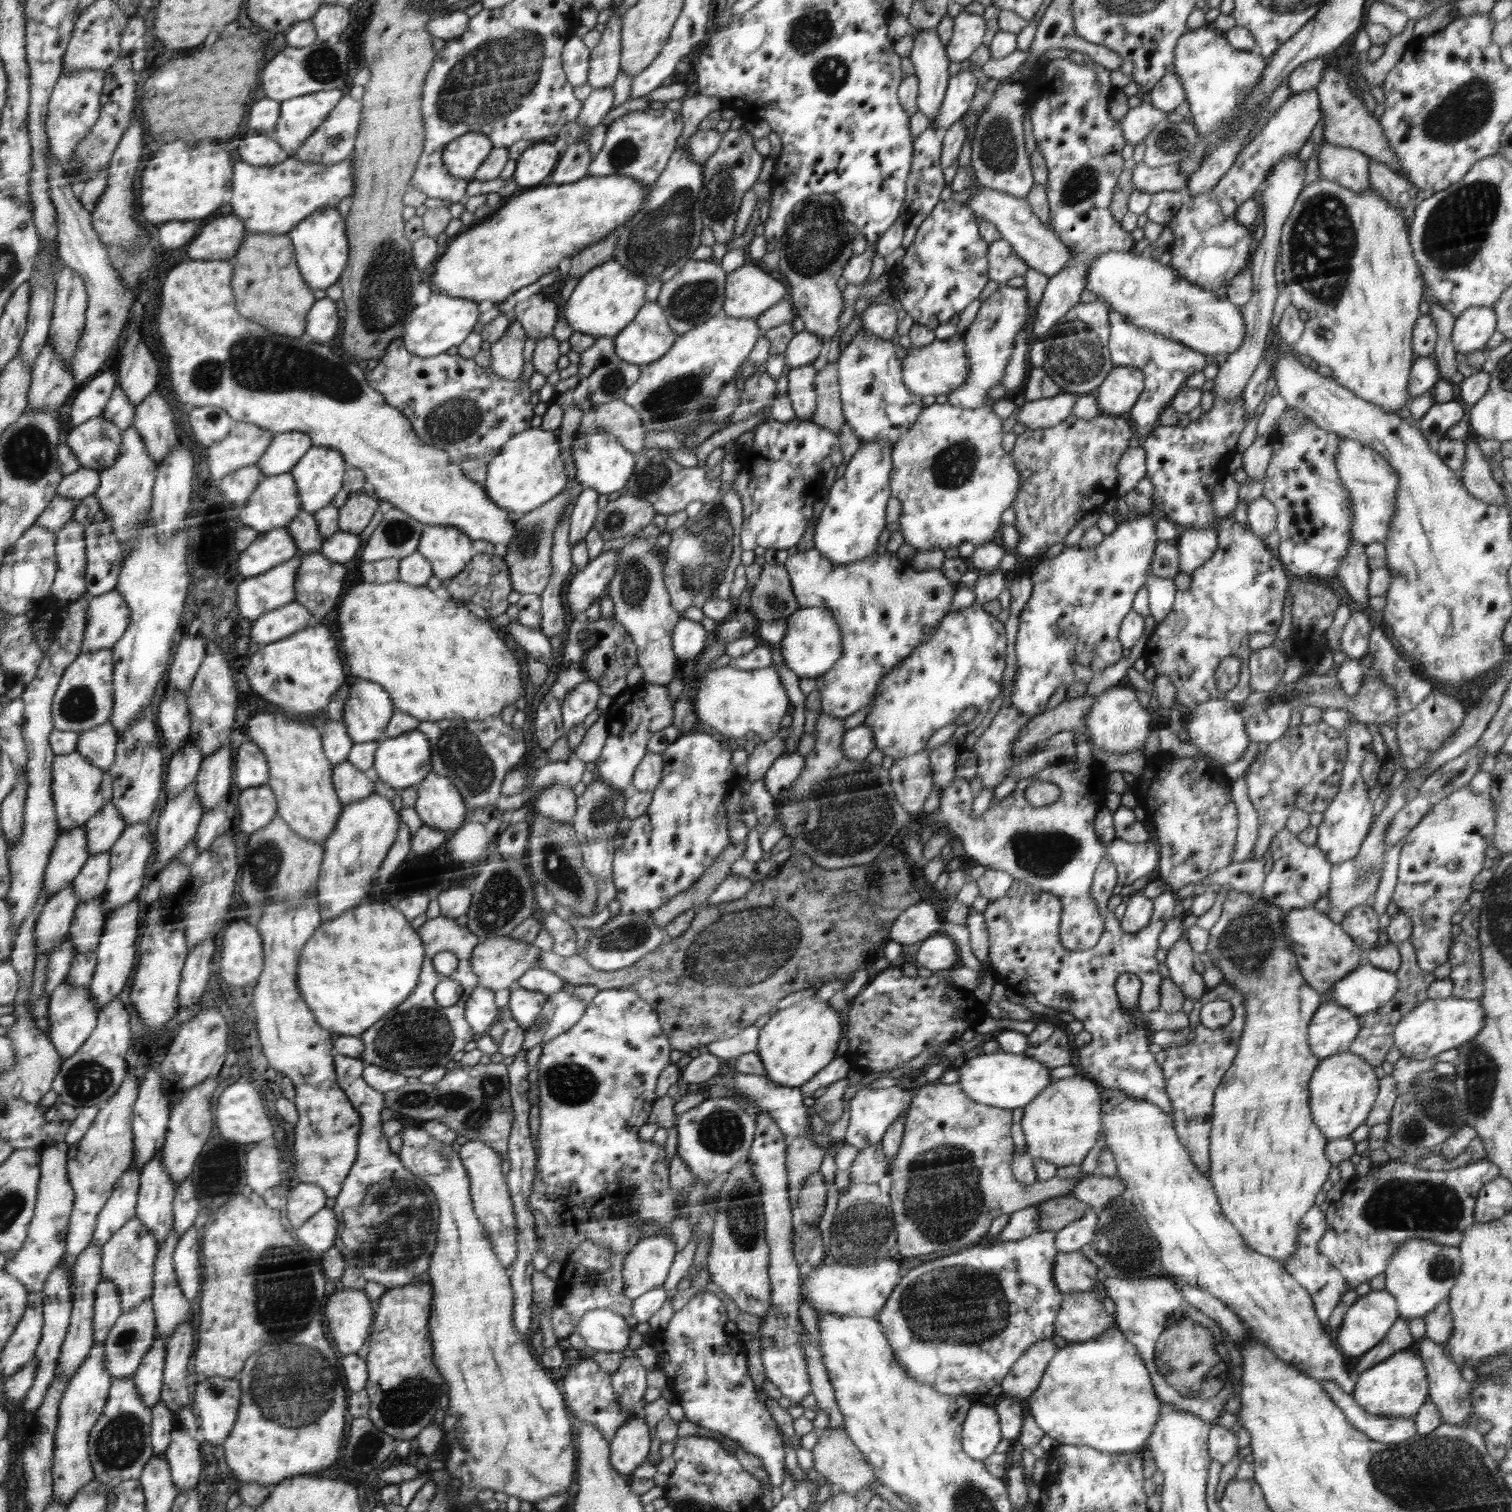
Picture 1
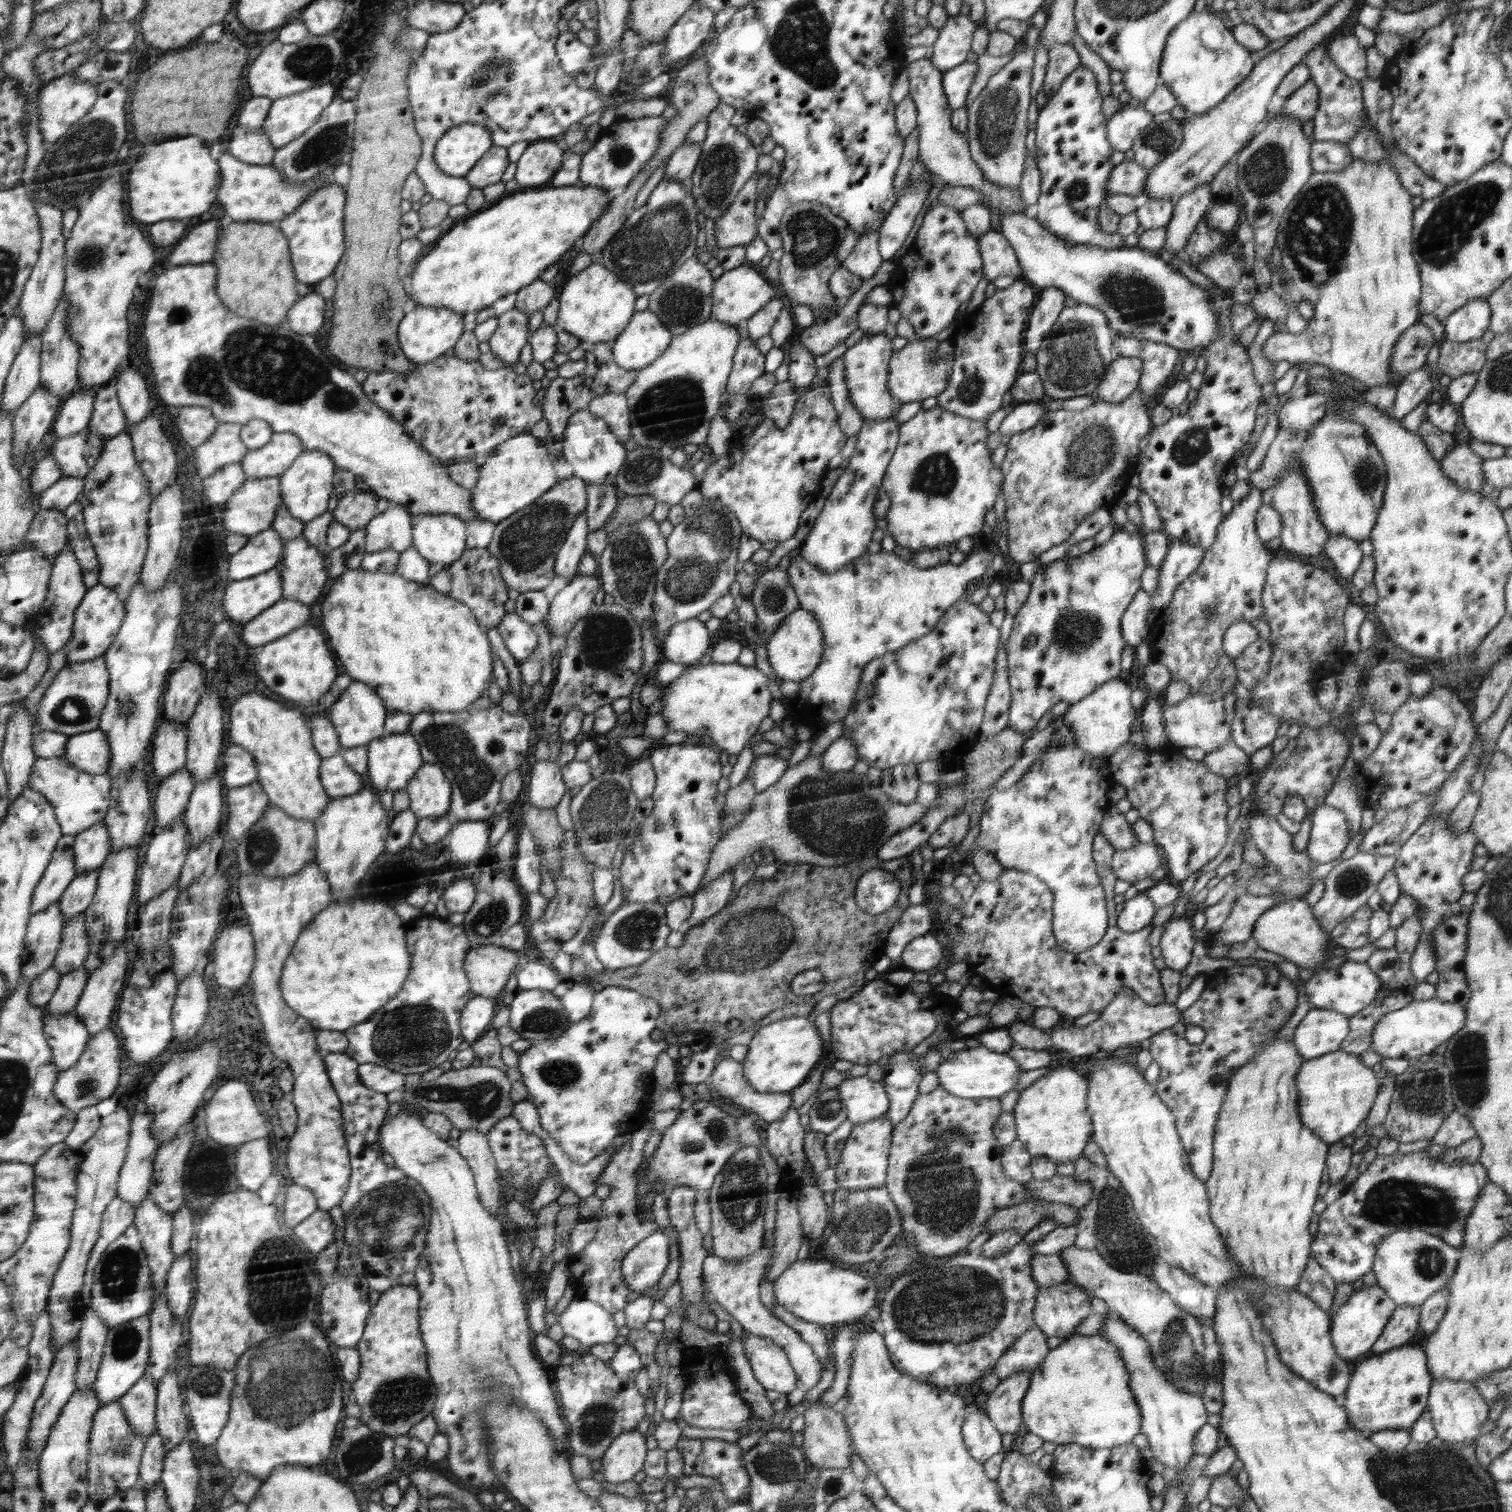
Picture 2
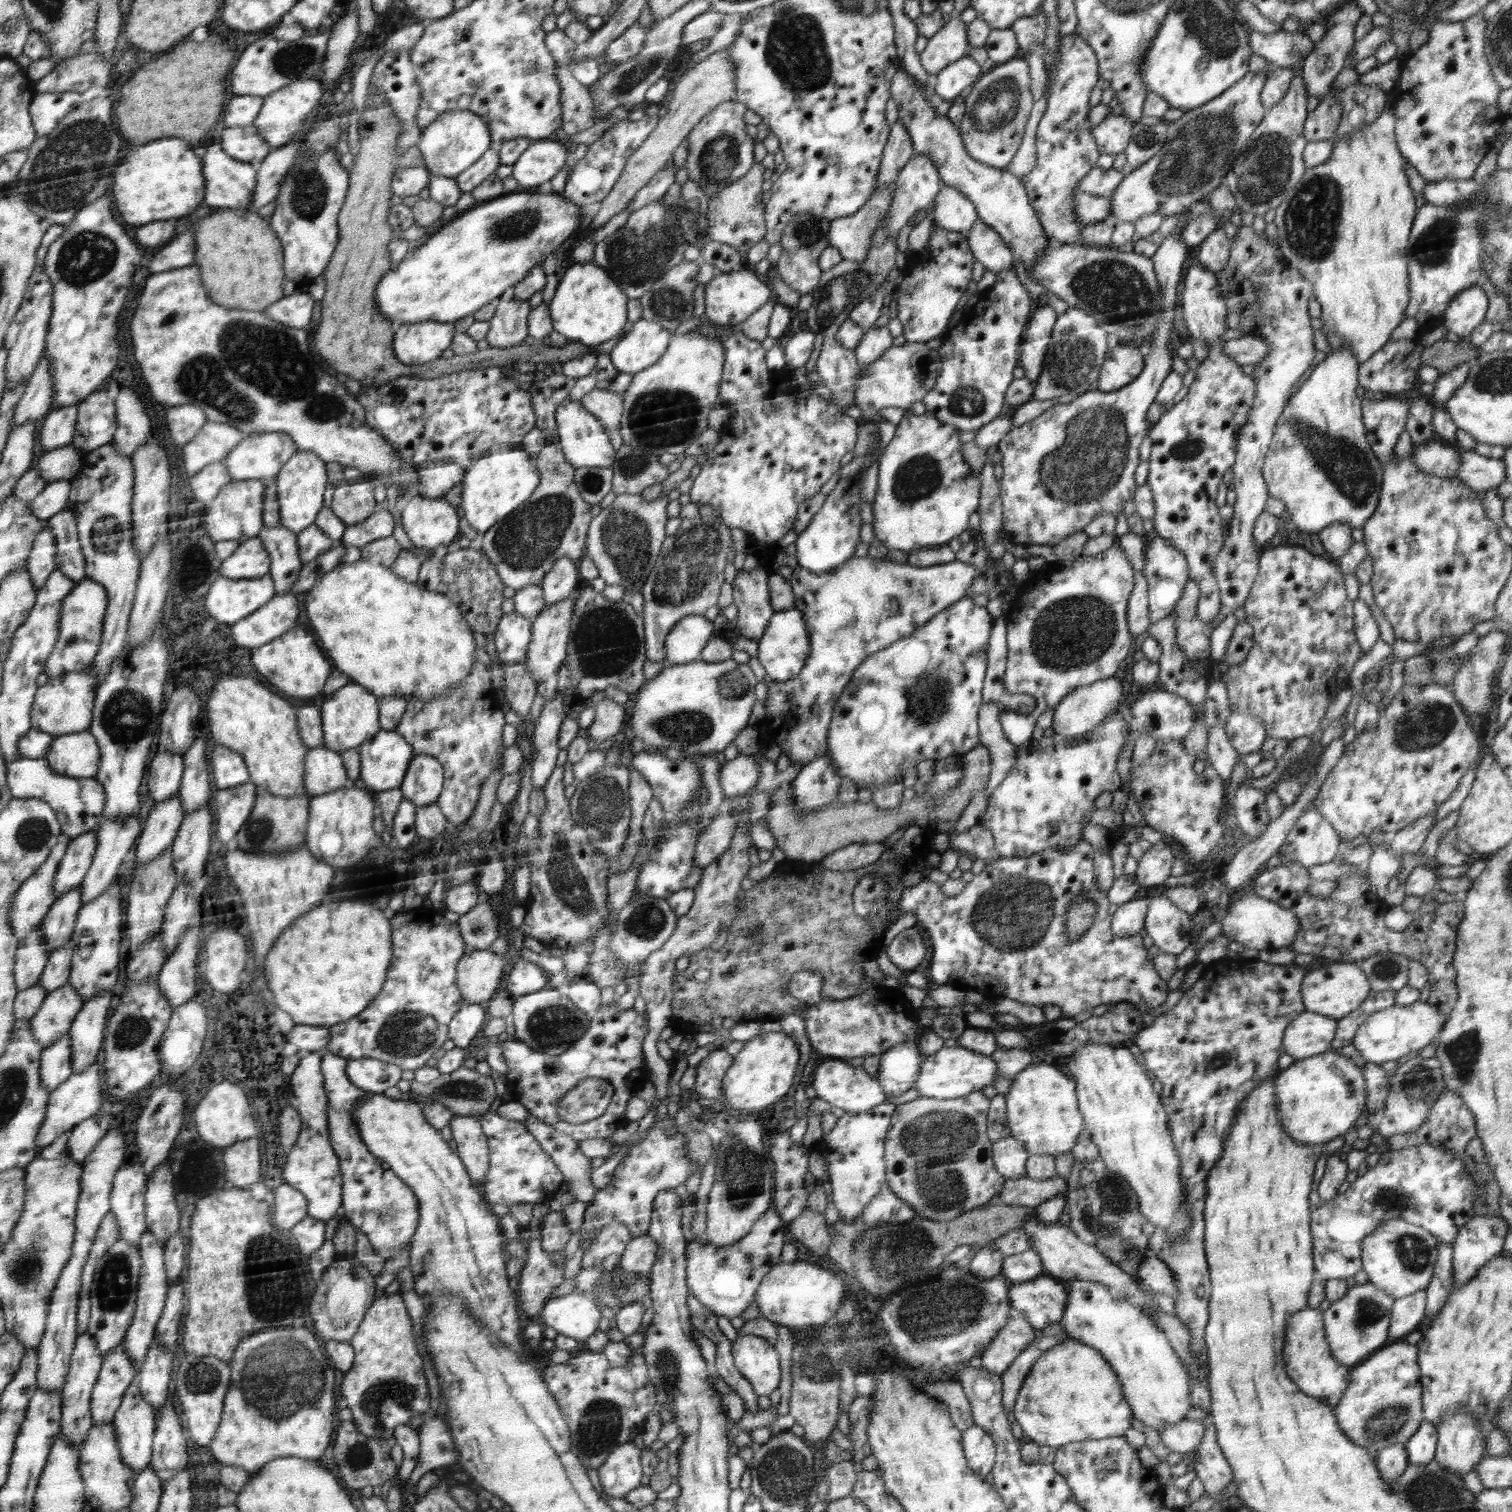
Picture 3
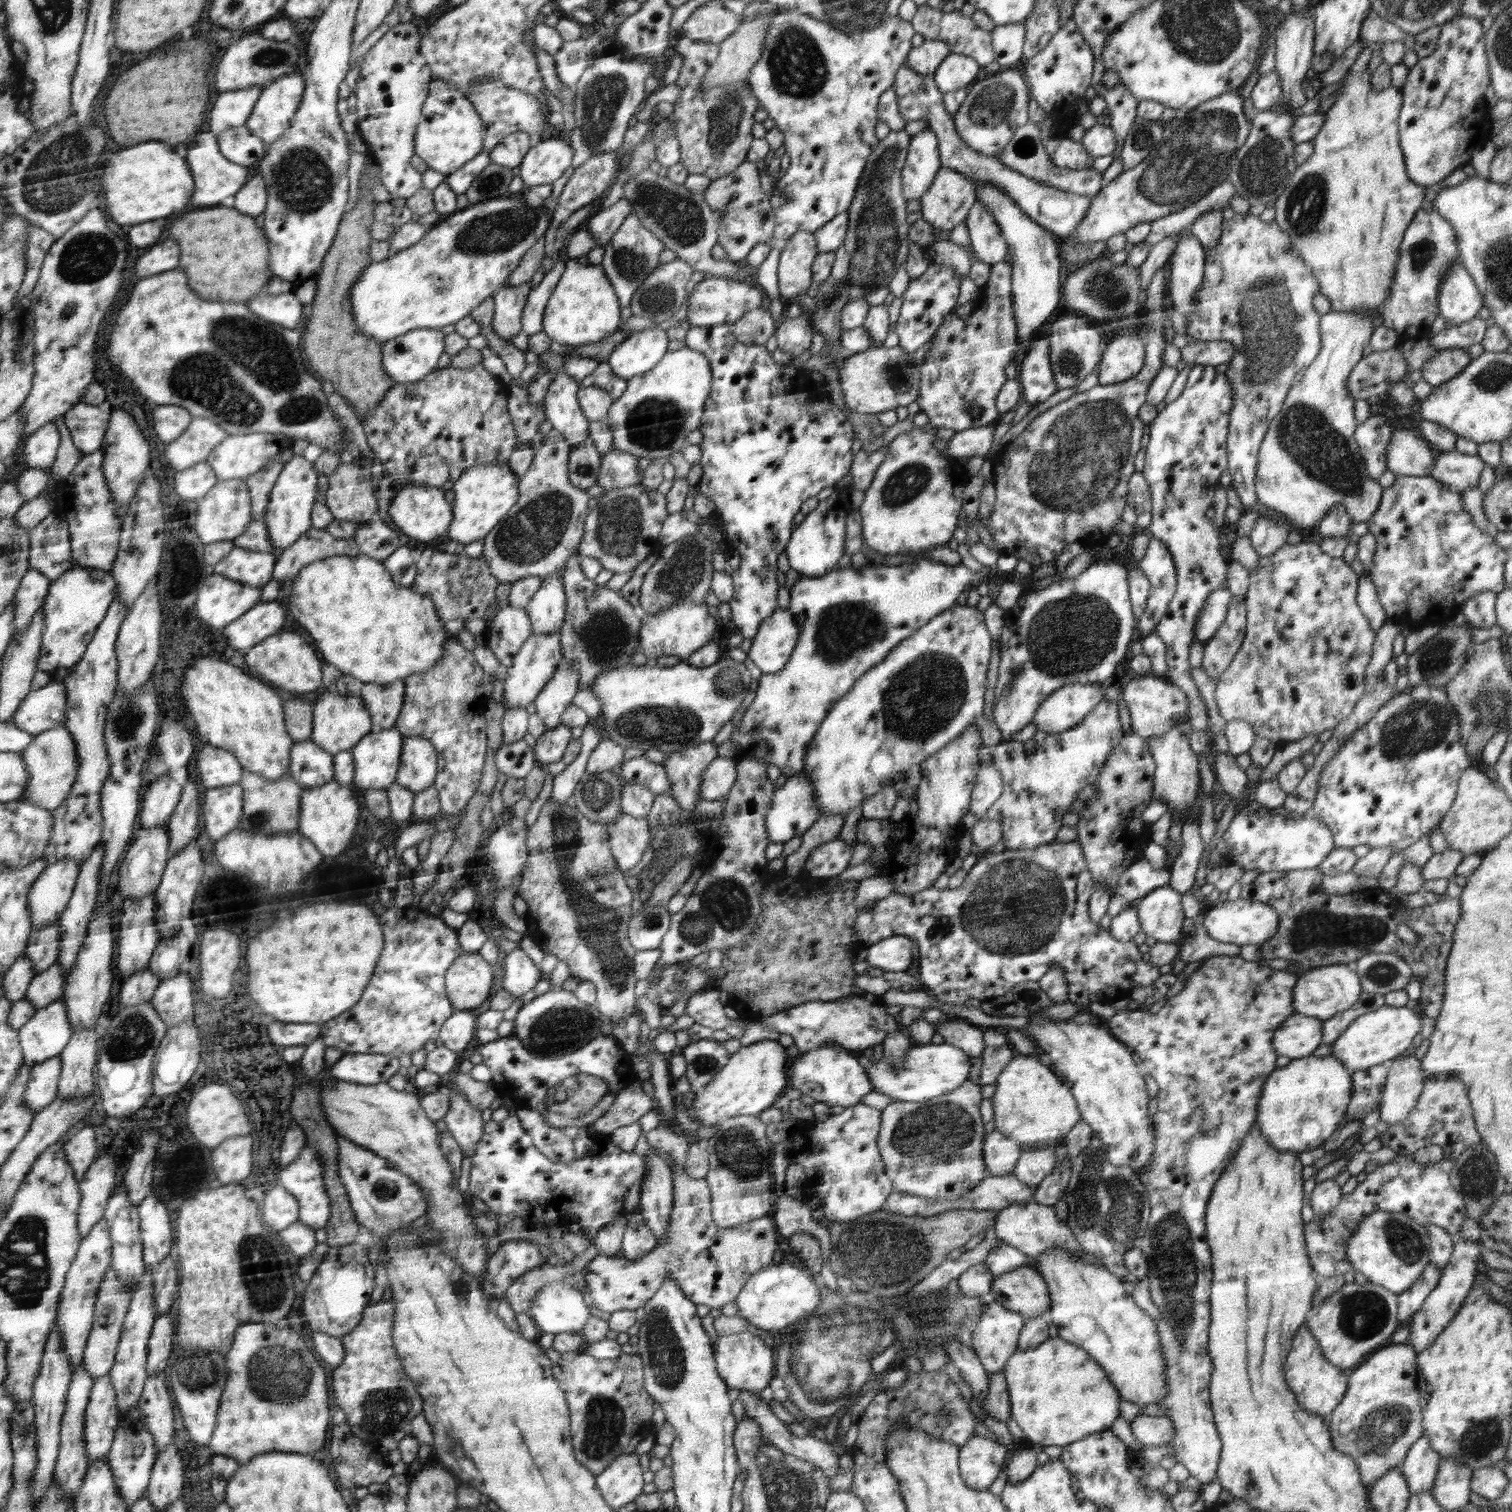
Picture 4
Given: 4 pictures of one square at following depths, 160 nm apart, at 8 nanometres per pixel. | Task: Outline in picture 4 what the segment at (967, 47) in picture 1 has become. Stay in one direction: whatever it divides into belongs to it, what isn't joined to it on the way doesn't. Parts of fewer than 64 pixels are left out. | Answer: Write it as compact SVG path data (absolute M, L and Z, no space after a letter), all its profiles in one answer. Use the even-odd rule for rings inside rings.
M925 40L920 46L912 47L903 64L916 74L929 77L950 53L950 47L943 40Z

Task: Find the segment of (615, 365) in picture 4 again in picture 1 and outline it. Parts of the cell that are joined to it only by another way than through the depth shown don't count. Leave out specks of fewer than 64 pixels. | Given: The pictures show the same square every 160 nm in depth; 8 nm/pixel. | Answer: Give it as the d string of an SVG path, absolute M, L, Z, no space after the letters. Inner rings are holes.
M648 301L637 313L638 318L634 317L634 322L630 322L628 330L622 330L615 338L615 352L616 356L625 362L638 366L649 365L665 357L678 336L673 332L673 328L670 328L668 316L661 303Z

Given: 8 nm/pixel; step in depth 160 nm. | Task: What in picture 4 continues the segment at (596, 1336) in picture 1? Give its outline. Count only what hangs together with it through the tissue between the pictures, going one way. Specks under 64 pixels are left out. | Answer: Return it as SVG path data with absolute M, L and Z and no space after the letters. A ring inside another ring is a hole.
M550 1282L540 1288L540 1292L534 1296L532 1306L528 1310L532 1321L537 1325L540 1334L543 1333L578 1333L584 1330L584 1324L591 1316L590 1303L580 1291L574 1290L571 1282Z

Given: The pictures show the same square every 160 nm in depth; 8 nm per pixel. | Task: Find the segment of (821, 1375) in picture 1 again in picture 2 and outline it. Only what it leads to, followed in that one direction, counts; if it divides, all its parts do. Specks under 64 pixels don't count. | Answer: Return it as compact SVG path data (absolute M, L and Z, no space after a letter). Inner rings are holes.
M764 1243L758 1252L750 1255L747 1259L738 1264L729 1263L718 1255L709 1254L704 1260L701 1274L705 1278L708 1297L742 1325L745 1333L751 1333L762 1337L770 1338L773 1344L780 1346L789 1356L789 1362L793 1364L797 1380L808 1390L818 1384L823 1371L818 1357L812 1353L810 1345L806 1345L794 1328L788 1327L780 1319L771 1314L762 1304L760 1293L760 1281L765 1274L766 1264L770 1258L769 1248Z

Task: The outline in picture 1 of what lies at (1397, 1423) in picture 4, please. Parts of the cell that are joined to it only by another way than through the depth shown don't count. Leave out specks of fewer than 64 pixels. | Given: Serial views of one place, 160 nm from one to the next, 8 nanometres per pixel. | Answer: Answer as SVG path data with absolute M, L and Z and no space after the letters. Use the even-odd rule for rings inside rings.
M1415 1349L1399 1351L1380 1364L1363 1370L1355 1379L1355 1389L1351 1395L1366 1412L1377 1416L1415 1419L1418 1409L1429 1398L1424 1362Z

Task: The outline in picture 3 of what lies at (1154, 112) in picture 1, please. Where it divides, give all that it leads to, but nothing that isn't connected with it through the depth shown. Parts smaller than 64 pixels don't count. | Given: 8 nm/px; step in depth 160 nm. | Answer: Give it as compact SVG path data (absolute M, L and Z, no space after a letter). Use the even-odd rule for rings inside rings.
M1109 114L1092 130L1092 137L1095 138L1098 150L1103 154L1111 155L1123 152L1132 137L1134 124L1136 121L1128 120L1124 115Z

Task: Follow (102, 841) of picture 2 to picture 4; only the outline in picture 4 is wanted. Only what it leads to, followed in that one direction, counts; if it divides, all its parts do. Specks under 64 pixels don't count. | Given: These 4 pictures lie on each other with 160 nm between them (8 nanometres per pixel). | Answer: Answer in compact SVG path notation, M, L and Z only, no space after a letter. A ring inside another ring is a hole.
M64 859L46 865L46 870L28 892L28 912L32 930L53 924L68 908L81 874L81 863Z

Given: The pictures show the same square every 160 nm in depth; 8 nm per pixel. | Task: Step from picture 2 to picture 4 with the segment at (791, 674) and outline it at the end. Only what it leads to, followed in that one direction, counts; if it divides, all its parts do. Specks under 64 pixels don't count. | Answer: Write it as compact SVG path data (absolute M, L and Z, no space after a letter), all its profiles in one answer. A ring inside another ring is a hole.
M779 609L778 613L766 618L756 636L751 638L747 656L764 674L780 672L790 660L798 635L792 613Z

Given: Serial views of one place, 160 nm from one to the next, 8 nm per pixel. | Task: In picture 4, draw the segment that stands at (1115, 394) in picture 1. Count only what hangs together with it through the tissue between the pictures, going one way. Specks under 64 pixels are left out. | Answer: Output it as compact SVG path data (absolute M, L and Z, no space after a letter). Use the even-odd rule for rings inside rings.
M1118 334L1108 342L1097 366L1102 386L1132 379L1144 367L1144 342L1136 334Z

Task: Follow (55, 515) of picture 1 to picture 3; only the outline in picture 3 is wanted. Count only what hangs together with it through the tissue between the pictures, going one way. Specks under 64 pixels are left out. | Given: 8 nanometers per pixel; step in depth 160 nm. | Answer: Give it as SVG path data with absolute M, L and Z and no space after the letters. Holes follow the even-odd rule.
M46 524L45 528L41 530L41 534L35 538L35 544L26 565L38 591L46 584L48 577L57 569L56 546L57 539Z

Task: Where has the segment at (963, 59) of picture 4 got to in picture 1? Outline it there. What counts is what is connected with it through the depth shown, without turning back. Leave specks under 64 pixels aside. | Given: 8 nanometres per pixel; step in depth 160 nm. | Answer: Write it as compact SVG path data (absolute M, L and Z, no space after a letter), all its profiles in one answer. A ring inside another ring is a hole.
M969 69L961 70L958 74L951 76L940 110L935 120L931 121L931 128L948 130L952 124L962 119L969 109L976 89L977 78Z

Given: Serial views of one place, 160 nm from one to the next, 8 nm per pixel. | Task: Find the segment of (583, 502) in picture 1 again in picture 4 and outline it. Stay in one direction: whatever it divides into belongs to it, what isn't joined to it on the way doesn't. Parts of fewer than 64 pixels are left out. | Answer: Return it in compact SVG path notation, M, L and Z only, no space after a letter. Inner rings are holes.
M561 573L552 581L542 581L542 586L530 599L525 610L529 612L533 634L559 632L566 610L566 595Z

